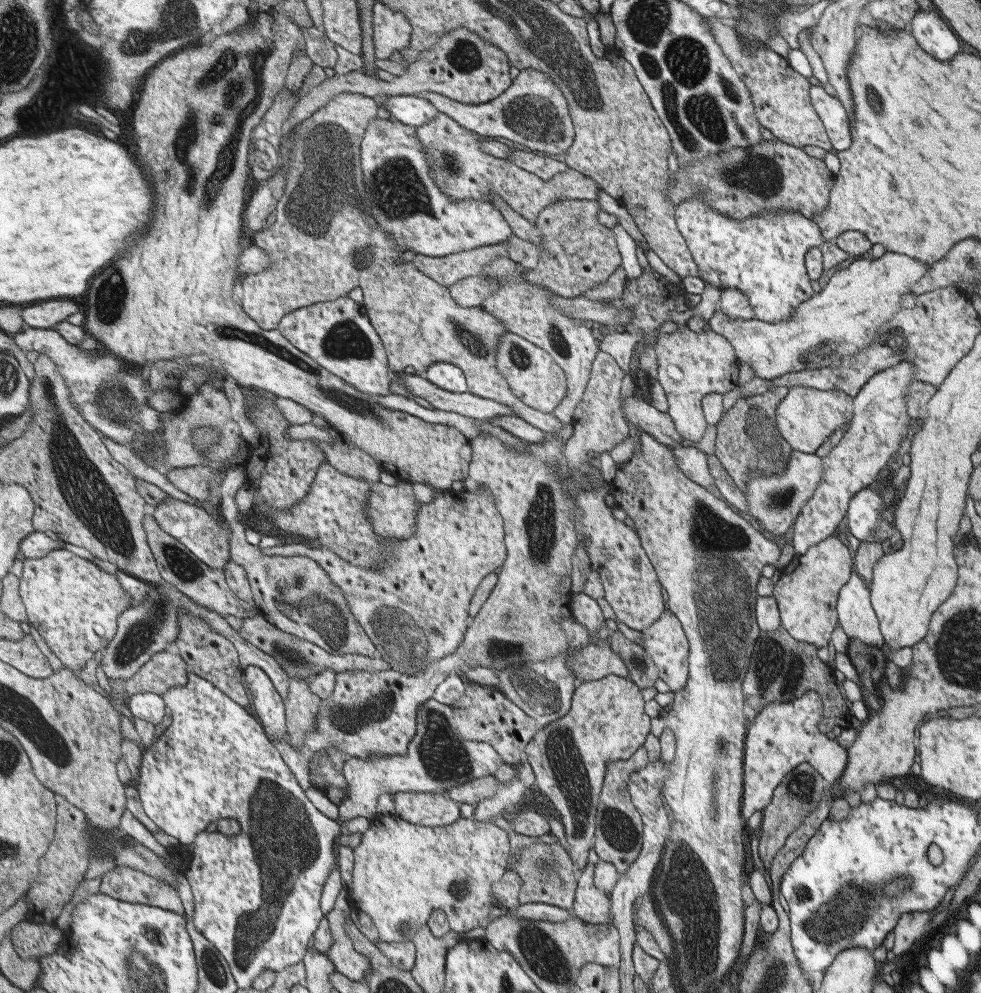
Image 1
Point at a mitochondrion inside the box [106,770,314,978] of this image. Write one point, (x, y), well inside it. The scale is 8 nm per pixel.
(253, 928)

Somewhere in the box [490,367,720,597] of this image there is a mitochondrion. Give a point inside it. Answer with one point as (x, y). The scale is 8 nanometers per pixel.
(539, 522)

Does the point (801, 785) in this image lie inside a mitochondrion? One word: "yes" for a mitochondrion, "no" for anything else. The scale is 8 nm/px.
yes

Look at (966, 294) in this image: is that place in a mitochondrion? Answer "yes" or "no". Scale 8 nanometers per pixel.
no

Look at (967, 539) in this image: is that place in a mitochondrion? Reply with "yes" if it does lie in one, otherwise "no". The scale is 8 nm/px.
no

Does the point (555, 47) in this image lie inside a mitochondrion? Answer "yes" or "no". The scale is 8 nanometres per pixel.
yes

